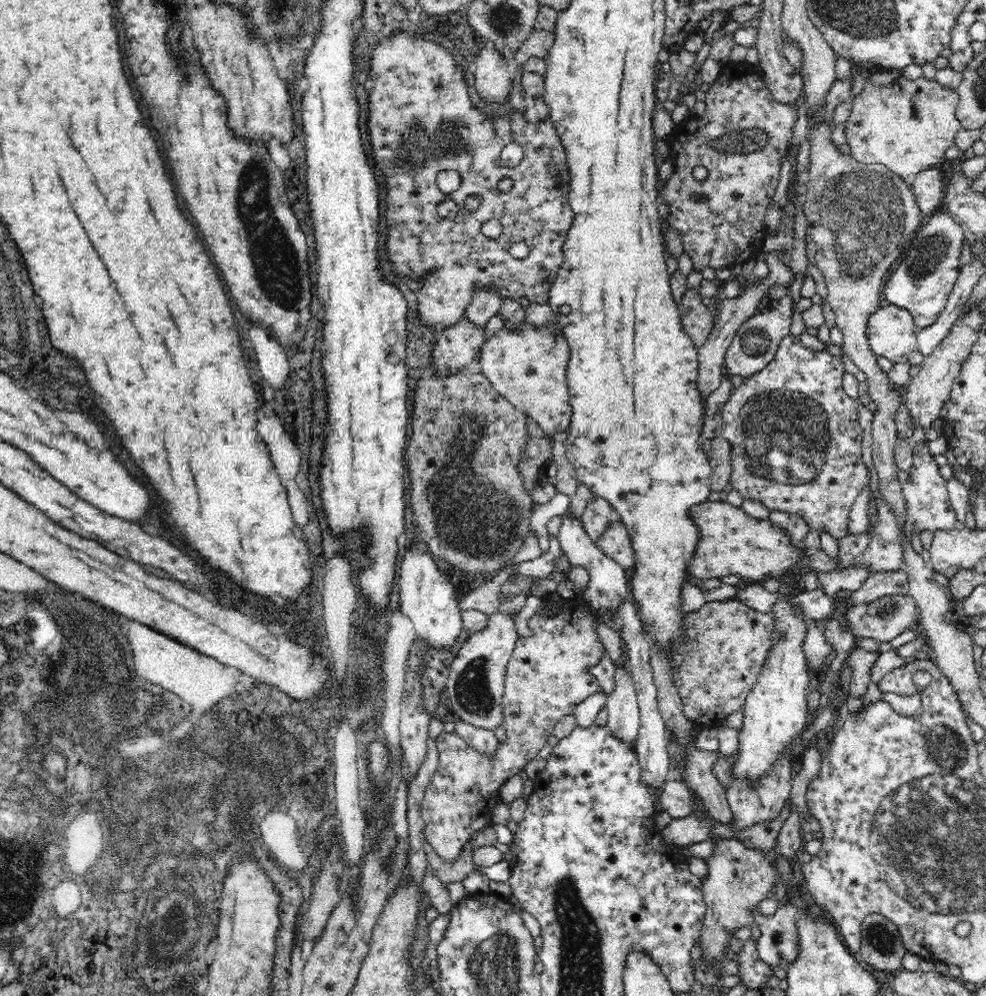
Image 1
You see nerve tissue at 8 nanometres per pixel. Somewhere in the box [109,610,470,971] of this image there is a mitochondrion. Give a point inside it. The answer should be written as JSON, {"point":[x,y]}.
{"point":[176,925]}

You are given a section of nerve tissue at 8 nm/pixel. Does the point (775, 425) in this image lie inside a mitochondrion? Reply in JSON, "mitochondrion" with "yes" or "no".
{"mitochondrion":"yes"}

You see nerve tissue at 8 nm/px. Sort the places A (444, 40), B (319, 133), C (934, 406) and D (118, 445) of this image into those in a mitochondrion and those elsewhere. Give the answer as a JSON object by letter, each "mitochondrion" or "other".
{"A":"other","B":"other","C":"other","D":"other"}

